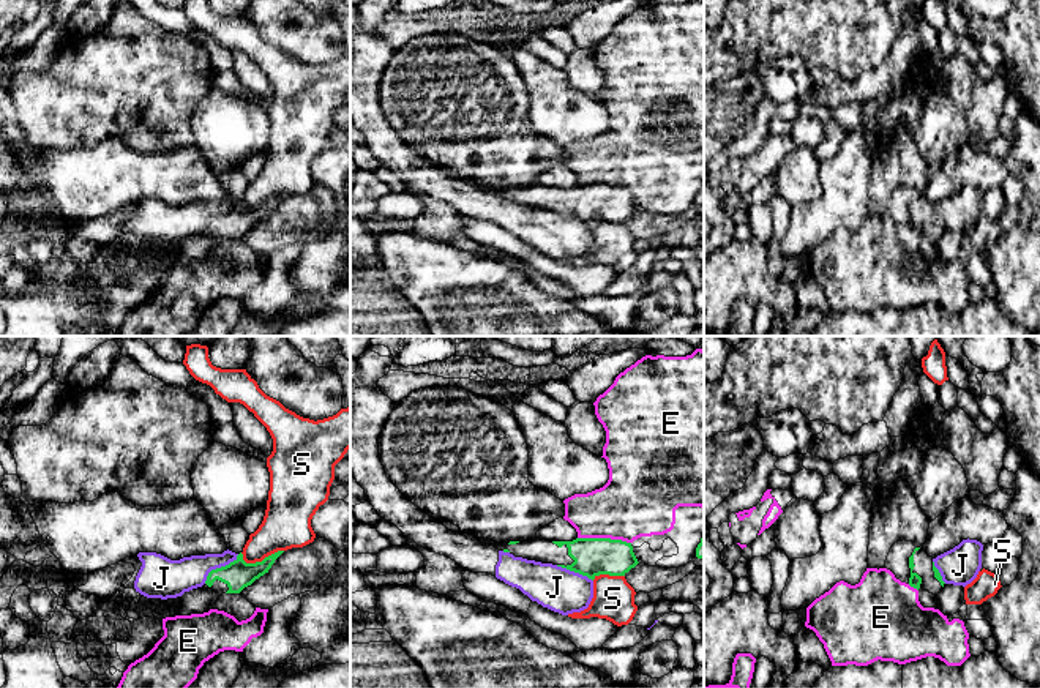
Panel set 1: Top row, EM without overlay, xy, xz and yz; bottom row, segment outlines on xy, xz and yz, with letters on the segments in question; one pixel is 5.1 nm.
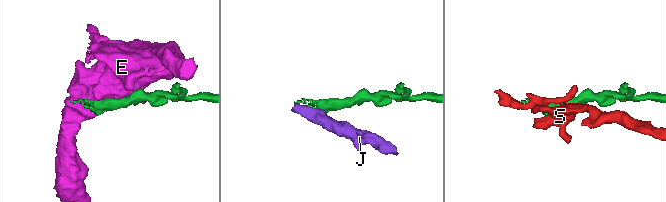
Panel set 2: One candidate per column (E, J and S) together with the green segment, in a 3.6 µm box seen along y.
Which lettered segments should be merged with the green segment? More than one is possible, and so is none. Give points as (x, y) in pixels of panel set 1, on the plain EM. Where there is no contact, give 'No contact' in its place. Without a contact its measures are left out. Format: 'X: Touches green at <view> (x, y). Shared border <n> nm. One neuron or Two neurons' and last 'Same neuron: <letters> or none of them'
E: Touches green at xz (605, 185). Shared border 280 nm. Two neurons
J: Touches green at xy (218, 215). Shared border 240 nm. Two neurons
S: Touches green at xy (259, 209). Shared border 220 nm. Two neurons
Same neuron: none of them

